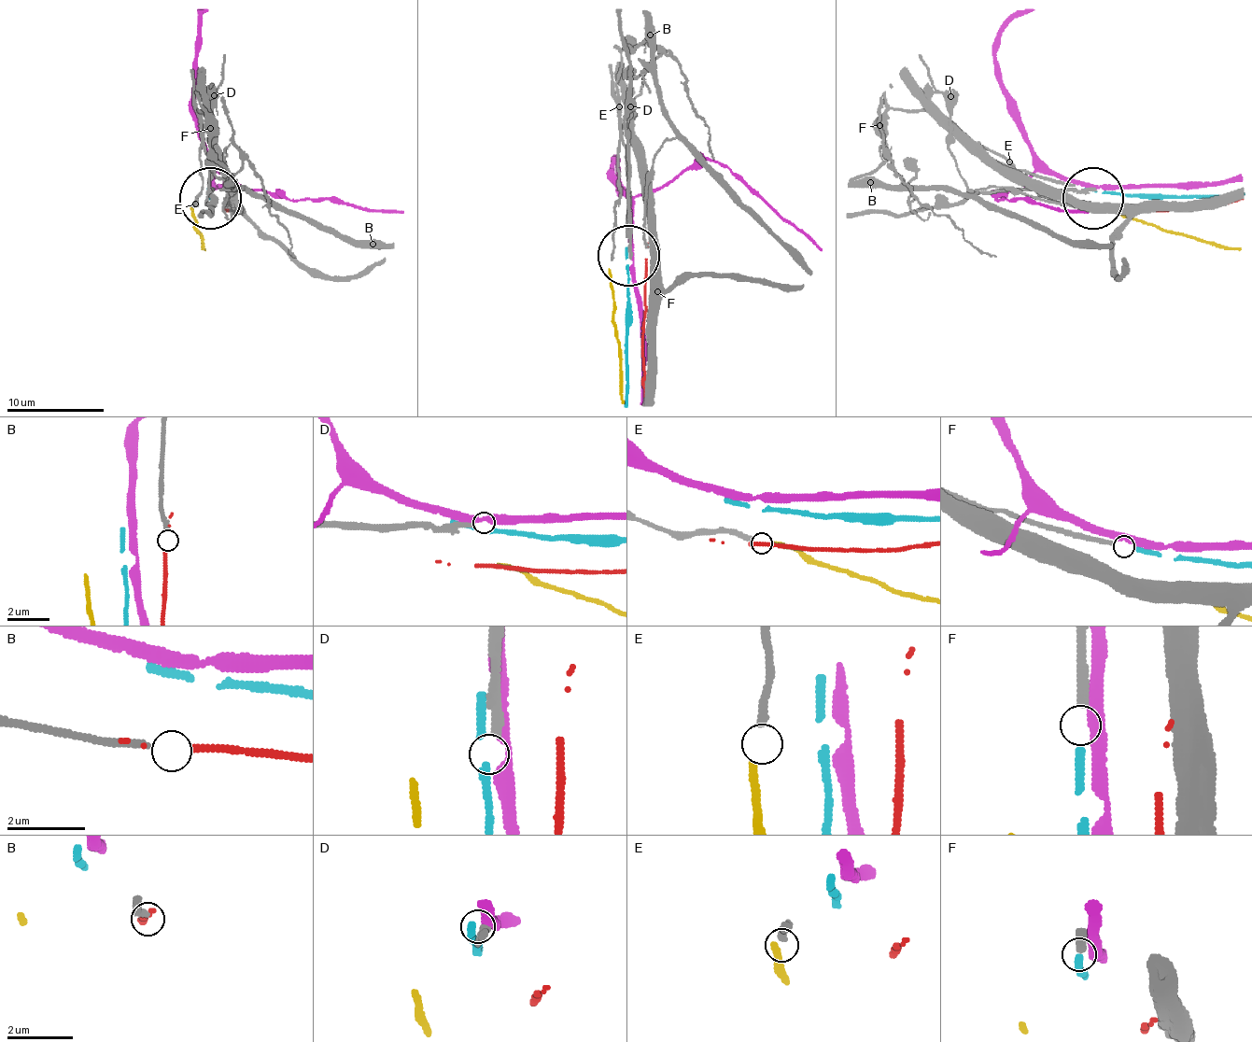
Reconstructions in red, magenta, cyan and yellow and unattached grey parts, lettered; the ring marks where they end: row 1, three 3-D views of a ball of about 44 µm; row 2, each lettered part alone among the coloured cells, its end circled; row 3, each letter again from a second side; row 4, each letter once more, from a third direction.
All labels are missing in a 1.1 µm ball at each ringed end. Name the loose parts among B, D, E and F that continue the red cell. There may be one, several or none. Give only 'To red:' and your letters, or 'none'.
To red: B

